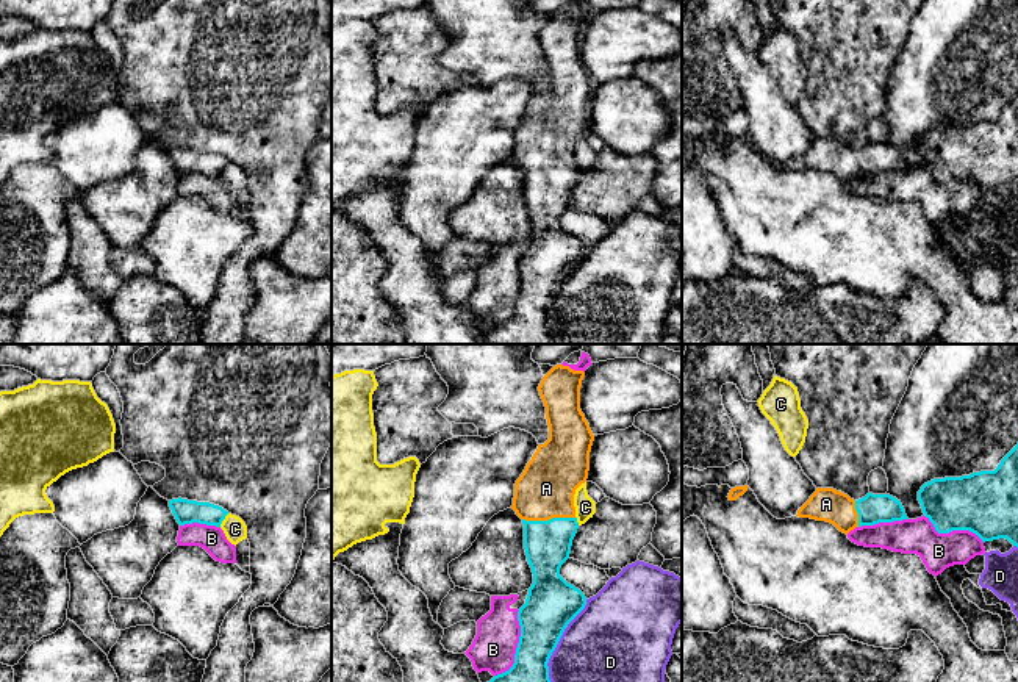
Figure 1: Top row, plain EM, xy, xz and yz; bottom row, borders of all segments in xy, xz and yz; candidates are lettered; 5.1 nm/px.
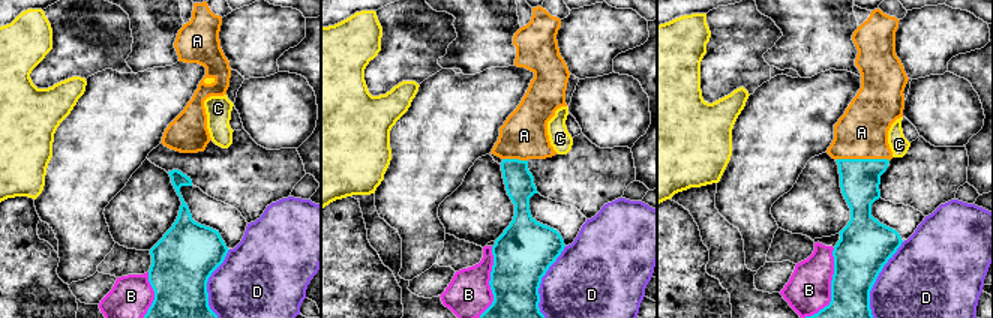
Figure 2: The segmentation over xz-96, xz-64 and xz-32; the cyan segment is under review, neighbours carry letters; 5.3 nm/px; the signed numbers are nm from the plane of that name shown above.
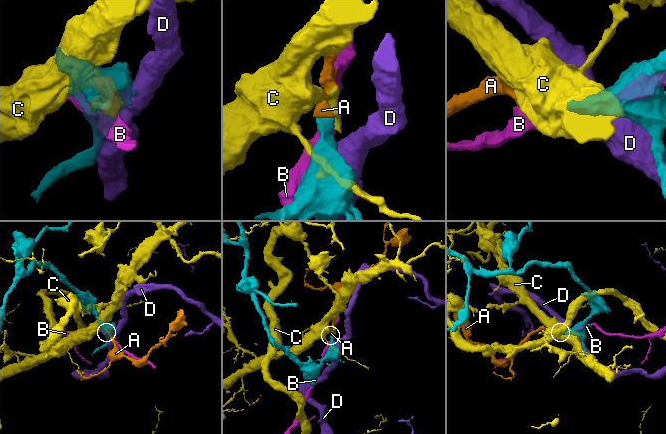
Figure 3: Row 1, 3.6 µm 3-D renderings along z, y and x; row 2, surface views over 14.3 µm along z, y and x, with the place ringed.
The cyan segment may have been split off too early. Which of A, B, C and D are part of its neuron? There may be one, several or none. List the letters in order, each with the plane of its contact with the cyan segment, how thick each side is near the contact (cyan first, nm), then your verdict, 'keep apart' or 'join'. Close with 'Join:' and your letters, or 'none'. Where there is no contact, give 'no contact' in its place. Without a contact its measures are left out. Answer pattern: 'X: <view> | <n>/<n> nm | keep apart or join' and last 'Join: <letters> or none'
A: xz | 240/300 nm | join
B: xz | 300/220 nm | keep apart
C: xy | 130/120 nm | keep apart
D: xz | 260/500 nm | keep apart
Join: A

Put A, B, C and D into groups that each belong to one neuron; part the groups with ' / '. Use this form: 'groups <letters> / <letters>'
groups A / B / C / D

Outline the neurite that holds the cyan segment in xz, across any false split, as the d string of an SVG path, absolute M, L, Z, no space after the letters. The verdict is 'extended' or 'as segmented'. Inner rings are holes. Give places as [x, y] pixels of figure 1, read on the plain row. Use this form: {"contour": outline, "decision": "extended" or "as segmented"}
{"contour": "M557 14L543 27L538 36L539 45L546 56L549 89L538 95L524 122L516 130L511 155L524 174L524 199L533 222L533 233L529 238L525 253L518 261L521 286L514 303L514 313L508 321L497 324L489 332L483 333L483 341L486 344L554 344L554 336L549 328L549 308L568 274L586 255L585 244L560 225L560 217L569 208L572 189L579 178L574 144L575 139L588 128L590 102L594 91L590 74L580 59L580 36L583 27L583 20L574 20L569 16Z", "decision": "extended"}

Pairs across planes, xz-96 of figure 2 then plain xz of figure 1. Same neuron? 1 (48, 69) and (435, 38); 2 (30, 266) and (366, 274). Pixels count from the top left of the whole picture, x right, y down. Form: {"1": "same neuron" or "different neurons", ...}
{"1": "same neuron", "2": "same neuron"}

